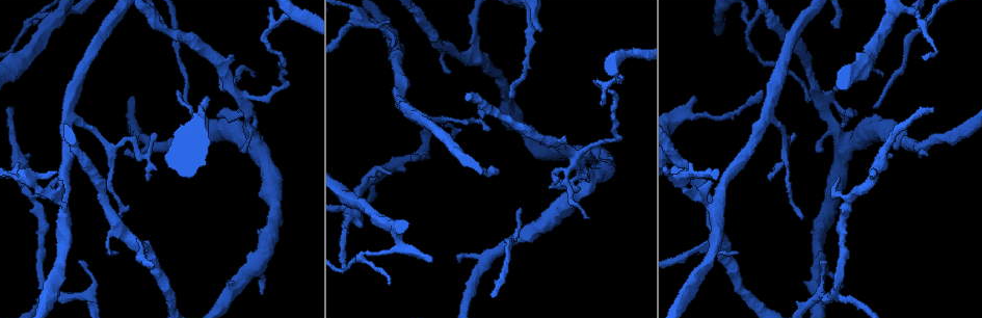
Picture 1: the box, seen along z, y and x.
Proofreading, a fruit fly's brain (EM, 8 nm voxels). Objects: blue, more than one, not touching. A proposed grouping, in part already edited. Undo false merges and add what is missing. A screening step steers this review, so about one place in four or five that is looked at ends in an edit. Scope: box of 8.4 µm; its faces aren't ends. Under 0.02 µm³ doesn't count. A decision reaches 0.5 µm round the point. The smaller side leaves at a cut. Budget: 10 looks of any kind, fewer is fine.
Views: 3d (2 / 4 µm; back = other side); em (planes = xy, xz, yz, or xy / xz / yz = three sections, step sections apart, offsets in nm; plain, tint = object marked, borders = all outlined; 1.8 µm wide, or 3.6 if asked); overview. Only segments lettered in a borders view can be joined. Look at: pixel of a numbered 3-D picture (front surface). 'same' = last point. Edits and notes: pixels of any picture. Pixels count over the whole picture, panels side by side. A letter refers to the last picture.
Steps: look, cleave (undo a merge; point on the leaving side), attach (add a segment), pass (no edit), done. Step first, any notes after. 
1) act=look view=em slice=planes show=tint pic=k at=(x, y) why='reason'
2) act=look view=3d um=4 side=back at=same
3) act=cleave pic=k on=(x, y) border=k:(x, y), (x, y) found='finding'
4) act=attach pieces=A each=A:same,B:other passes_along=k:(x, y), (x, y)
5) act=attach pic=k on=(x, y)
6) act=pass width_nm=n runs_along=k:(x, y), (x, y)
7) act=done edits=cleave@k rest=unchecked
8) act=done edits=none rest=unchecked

act=look view=em um=3.6 slice=xz step=8 show=borders pic=1 at=(411, 156) why='branch stops here'

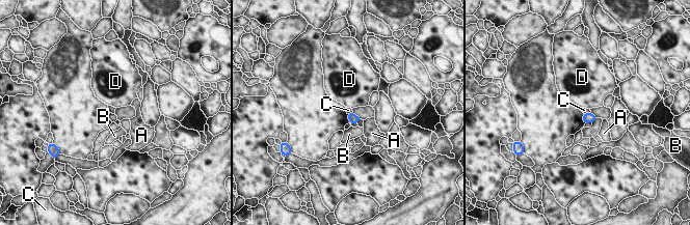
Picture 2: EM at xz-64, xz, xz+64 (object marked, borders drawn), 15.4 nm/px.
act=pass each=A:other,B:other,C:other,D:other border=2:(590, 112), (584, 114) found='none of them fits'

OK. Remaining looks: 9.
act=look view=em slice=planes show=tint pic=1 at=(713, 204) why='three-way junction'

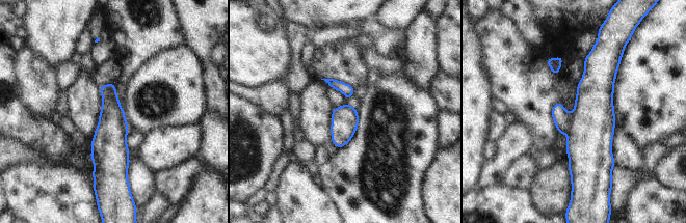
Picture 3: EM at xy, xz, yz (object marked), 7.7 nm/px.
act=look view=em slice=planes show=borders at=same

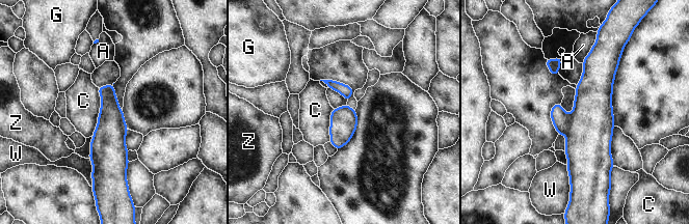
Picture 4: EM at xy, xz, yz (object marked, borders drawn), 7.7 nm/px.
act=cleave pic=4 on=(560, 118) longest_contact=C:380nm each=A:other,C:other,G:other,W:other,Z:other found='a second neuron is stuck on'

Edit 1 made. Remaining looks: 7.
act=look view=overview

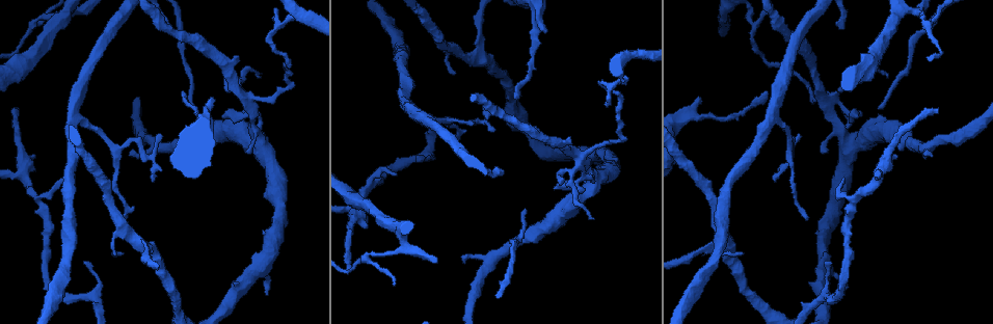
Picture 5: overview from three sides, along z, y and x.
act=look view=em slice=planes show=borders pic=5 at=(544, 30) why='free end'

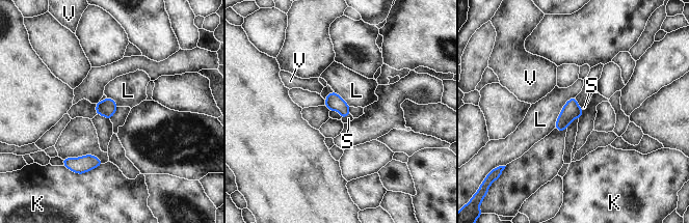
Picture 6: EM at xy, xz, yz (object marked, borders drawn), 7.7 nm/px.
act=attach pieces=S width_nm=140 each=K:other,L:other,S:same,V:other passes_along=6:(334, 102), (345, 116), (348, 118) found='it goes on there'

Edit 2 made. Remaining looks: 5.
act=look view=em slice=planes show=tint pic=5 at=(583, 158) why='four-way junction'

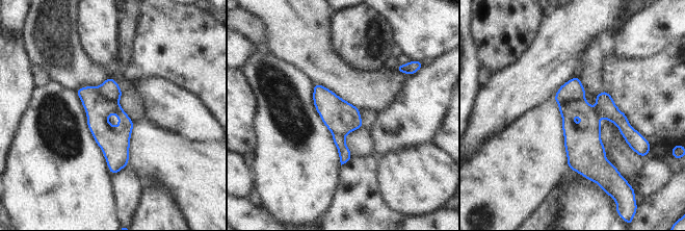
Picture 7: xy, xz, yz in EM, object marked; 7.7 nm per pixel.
act=look view=em slice=planes show=borders at=same why='see the neighbours'

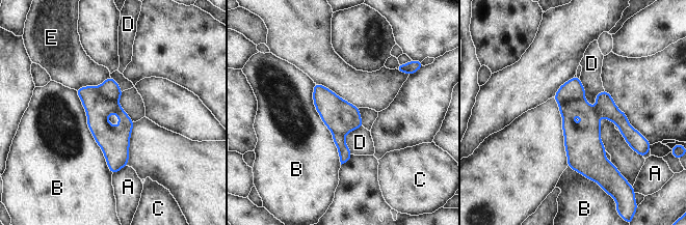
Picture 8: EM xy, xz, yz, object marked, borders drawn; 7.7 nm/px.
act=cleave pic=8 on=(573, 89) width_nm=260 each=A:other,B:other,C:other,D:other,E:other border=8:(584, 99), (573, 99), (558, 104) found='a second neuron is stuck on'

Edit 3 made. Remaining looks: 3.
act=done edits=cleave@4,attach@6,cleave@8 rest=unchecked

